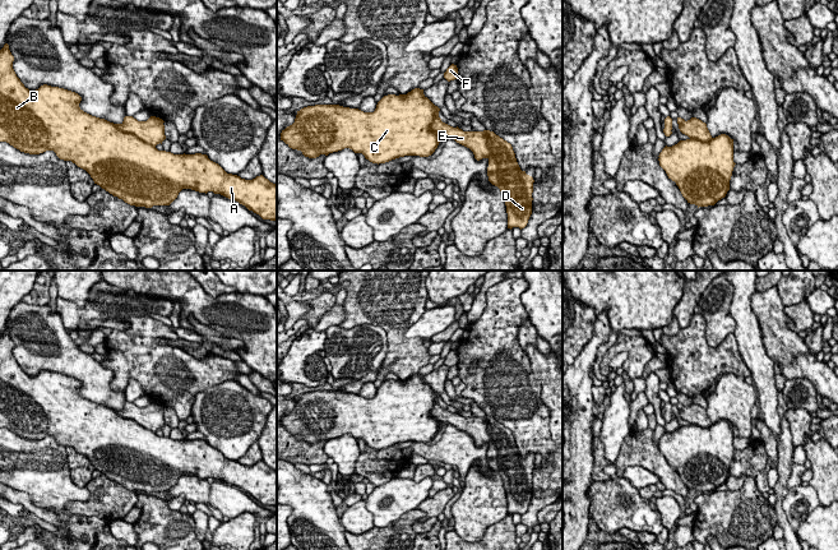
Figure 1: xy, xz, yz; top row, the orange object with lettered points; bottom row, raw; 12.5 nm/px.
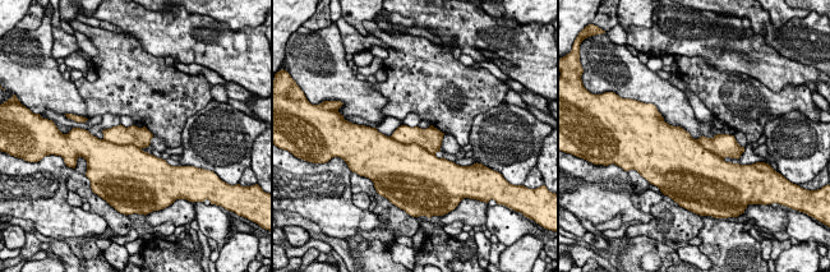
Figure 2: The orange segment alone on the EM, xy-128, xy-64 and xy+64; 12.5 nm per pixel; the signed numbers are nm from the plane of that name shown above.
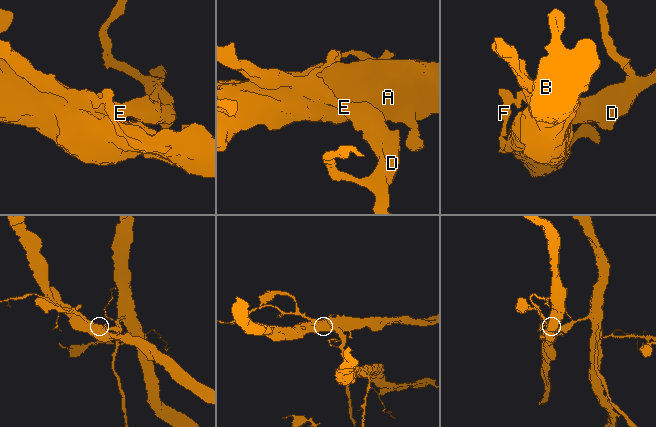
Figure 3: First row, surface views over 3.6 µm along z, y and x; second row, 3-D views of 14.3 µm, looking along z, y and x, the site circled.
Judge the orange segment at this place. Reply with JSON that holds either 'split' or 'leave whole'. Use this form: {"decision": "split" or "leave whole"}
{"decision": "split"}

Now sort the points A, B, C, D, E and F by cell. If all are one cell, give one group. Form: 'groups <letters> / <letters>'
groups A B C / D E F

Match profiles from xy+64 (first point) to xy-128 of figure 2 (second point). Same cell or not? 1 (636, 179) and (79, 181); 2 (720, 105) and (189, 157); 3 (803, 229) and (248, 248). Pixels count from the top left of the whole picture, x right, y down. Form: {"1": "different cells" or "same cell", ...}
{"1": "same cell", "2": "different cells", "3": "different cells"}

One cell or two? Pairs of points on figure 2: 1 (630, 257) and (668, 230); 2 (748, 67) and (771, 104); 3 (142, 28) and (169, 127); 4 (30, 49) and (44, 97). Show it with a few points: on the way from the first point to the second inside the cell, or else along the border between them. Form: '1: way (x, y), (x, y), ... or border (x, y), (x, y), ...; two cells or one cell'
1: border (644, 235), (660, 240), (676, 250); two cells
2: border (725, 70), (750, 74), (773, 91), (783, 88); two cells
3: border (124, 35), (132, 35), (144, 50), (164, 58); two cells
4: way (30, 60), (30, 72), (40, 86); one cell

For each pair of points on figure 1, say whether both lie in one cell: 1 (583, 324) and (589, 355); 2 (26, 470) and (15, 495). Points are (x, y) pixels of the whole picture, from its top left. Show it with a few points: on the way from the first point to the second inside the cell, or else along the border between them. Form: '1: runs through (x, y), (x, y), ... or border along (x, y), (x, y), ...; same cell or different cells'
1: border along (597, 315), (593, 323), (592, 337), (575, 359); different cells
2: border along (13, 488), (24, 491), (41, 508); different cells

